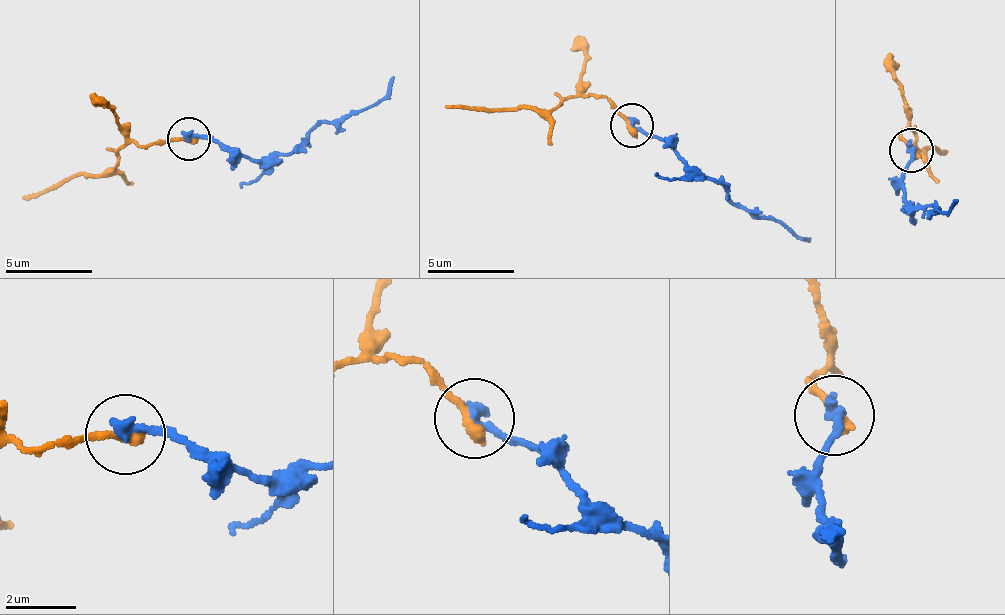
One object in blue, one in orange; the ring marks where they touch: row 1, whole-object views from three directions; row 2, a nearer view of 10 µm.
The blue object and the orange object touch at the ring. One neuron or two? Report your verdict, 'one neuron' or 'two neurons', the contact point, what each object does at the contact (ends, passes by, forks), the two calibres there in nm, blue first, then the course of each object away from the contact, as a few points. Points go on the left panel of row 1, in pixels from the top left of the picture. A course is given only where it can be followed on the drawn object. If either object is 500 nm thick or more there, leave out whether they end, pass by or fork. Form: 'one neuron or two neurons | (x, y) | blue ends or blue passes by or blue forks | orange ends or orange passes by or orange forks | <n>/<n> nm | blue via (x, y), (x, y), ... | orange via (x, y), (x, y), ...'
two neurons | (189, 138) | blue ends | orange ends | 340/360 nm | blue via (187, 138), (235, 150), (256, 159), (279, 159), (324, 123), (336, 125), (368, 108), (394, 77) | orange via (187, 138), (149, 147), (129, 144), (110, 170), (70, 174), (24, 199)

